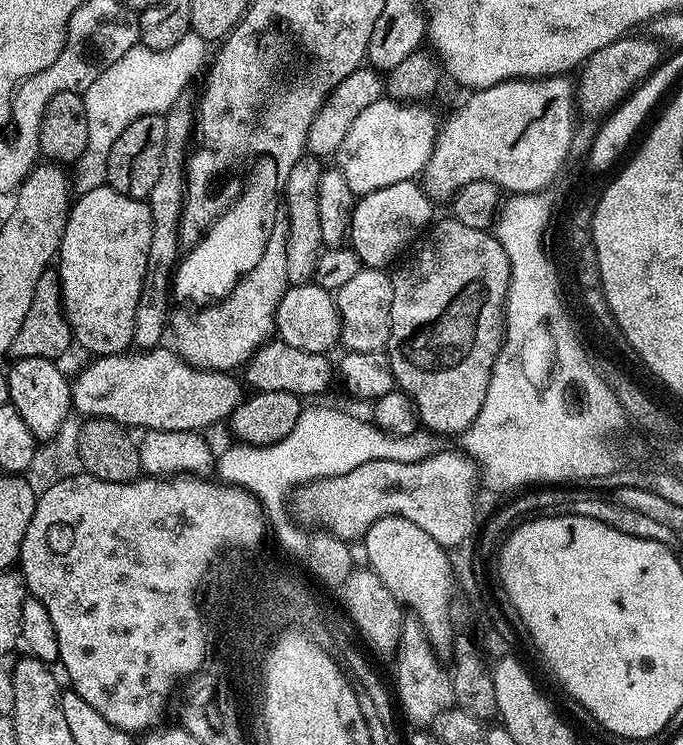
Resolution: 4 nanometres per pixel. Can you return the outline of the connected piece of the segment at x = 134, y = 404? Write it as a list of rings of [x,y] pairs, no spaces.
[[[152,346],[118,356],[97,356],[71,381],[72,407],[84,418],[100,417],[127,426],[150,432],[194,432],[205,430],[219,420],[227,421],[232,412],[245,399],[246,392],[232,372],[216,372],[213,368],[196,368],[187,364],[179,352],[171,347]]]

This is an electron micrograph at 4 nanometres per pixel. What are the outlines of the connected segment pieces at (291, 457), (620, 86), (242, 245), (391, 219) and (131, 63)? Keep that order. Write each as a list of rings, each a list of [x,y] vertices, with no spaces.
[[[305,407],[298,422],[294,422],[294,430],[278,441],[276,508],[280,508],[280,504],[290,504],[296,484],[307,485],[309,482],[324,480],[327,476],[350,474],[350,470],[358,470],[358,466],[375,460],[418,462],[431,456],[434,451],[434,436],[427,430],[418,430],[409,436],[391,436],[367,419],[364,420],[348,412],[339,412],[336,408]]]
[[[648,34],[636,35],[621,36],[620,39],[602,46],[602,50],[598,50],[583,65],[579,73],[580,84],[578,80],[578,104],[583,115],[585,112],[586,115],[598,116],[597,118],[608,116],[641,81],[659,67],[662,61],[661,41]]]
[[[260,157],[255,161],[246,176],[245,184],[239,198],[209,227],[194,248],[189,249],[177,263],[173,273],[172,294],[193,307],[201,308],[223,300],[232,292],[241,277],[261,261],[266,245],[273,233],[277,231],[277,218],[280,218],[280,191],[282,176],[274,161],[268,157]]]
[[[406,180],[388,187],[370,191],[357,199],[351,216],[349,243],[365,267],[385,269],[419,236],[433,221],[431,197],[414,180]]]
[[[193,31],[168,50],[156,51],[136,45],[84,89],[83,105],[89,133],[86,150],[74,166],[74,182],[81,191],[101,188],[107,183],[106,162],[109,161],[110,149],[130,123],[144,116],[163,115],[181,101],[180,96],[203,62],[205,65],[208,56],[206,48],[206,42]]]

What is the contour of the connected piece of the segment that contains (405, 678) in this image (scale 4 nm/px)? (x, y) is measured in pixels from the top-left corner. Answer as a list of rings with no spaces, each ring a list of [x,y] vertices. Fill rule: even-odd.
[[[416,618],[405,619],[402,636],[394,653],[396,660],[396,690],[394,696],[404,707],[404,712],[416,723],[416,726],[427,726],[437,720],[442,713],[455,705],[454,686],[451,671],[436,657],[432,649],[428,629]]]

